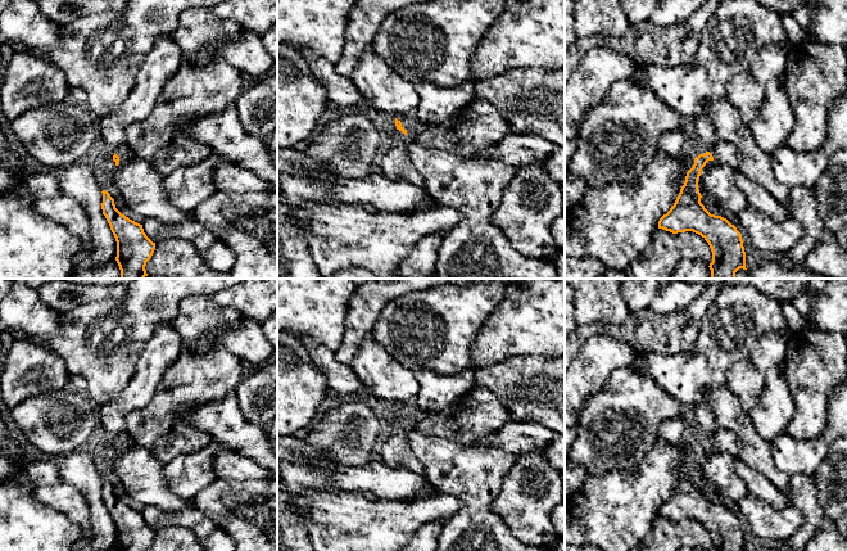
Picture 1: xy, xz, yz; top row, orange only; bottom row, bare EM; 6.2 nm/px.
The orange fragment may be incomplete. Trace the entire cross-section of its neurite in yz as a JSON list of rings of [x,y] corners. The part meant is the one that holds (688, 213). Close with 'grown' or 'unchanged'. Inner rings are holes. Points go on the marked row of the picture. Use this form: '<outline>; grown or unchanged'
[[[716,143],[708,152],[696,157],[674,206],[660,218],[658,229],[701,235],[712,252],[708,266],[711,279],[735,279],[739,268],[747,270],[742,235],[726,218],[711,214],[701,203],[698,180],[708,161],[739,171],[742,153],[734,144]]]; grown

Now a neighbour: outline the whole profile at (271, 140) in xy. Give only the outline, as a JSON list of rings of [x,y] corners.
[[[277,128],[263,139],[271,157],[277,162]]]

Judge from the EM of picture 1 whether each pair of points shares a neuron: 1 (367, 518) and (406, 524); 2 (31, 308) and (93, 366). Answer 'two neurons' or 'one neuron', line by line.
1: one neuron
2: two neurons

